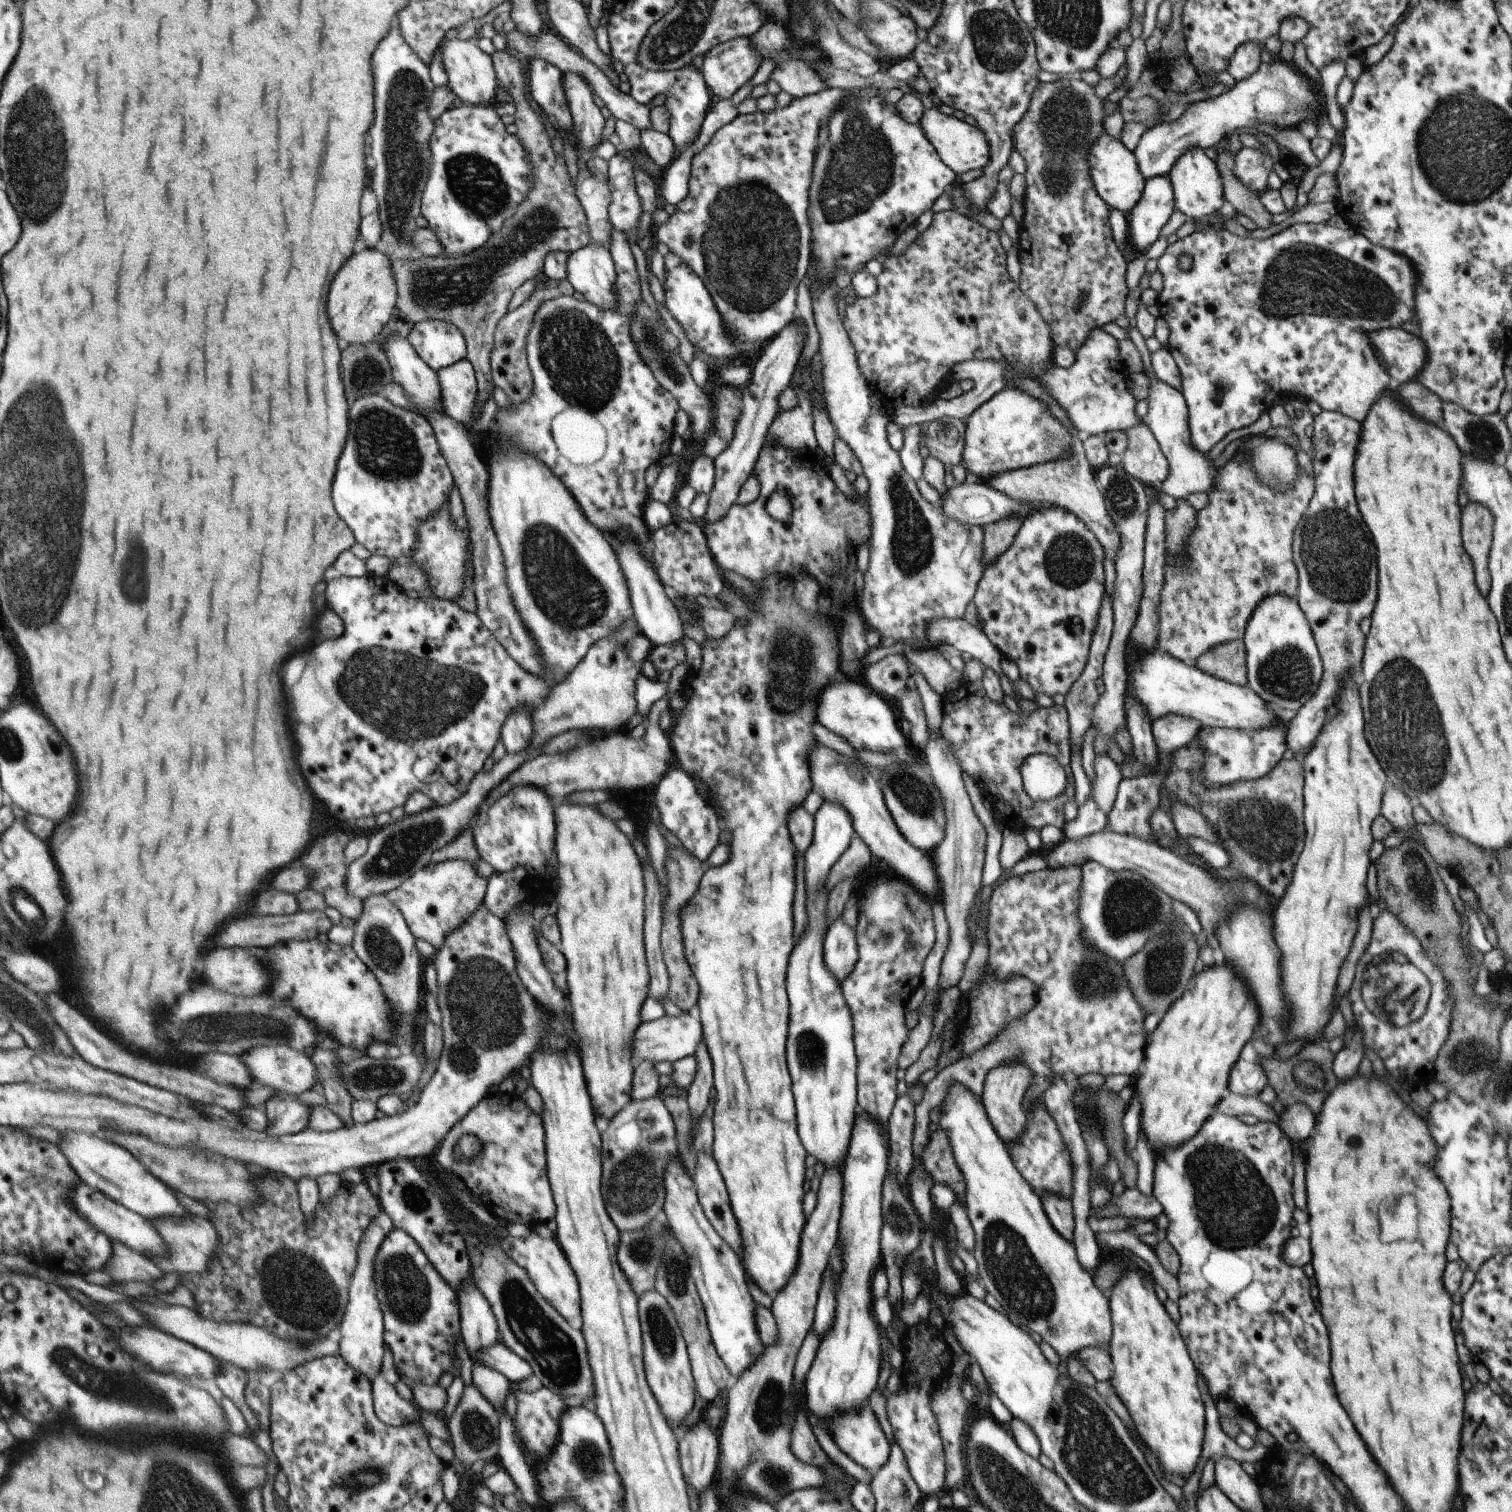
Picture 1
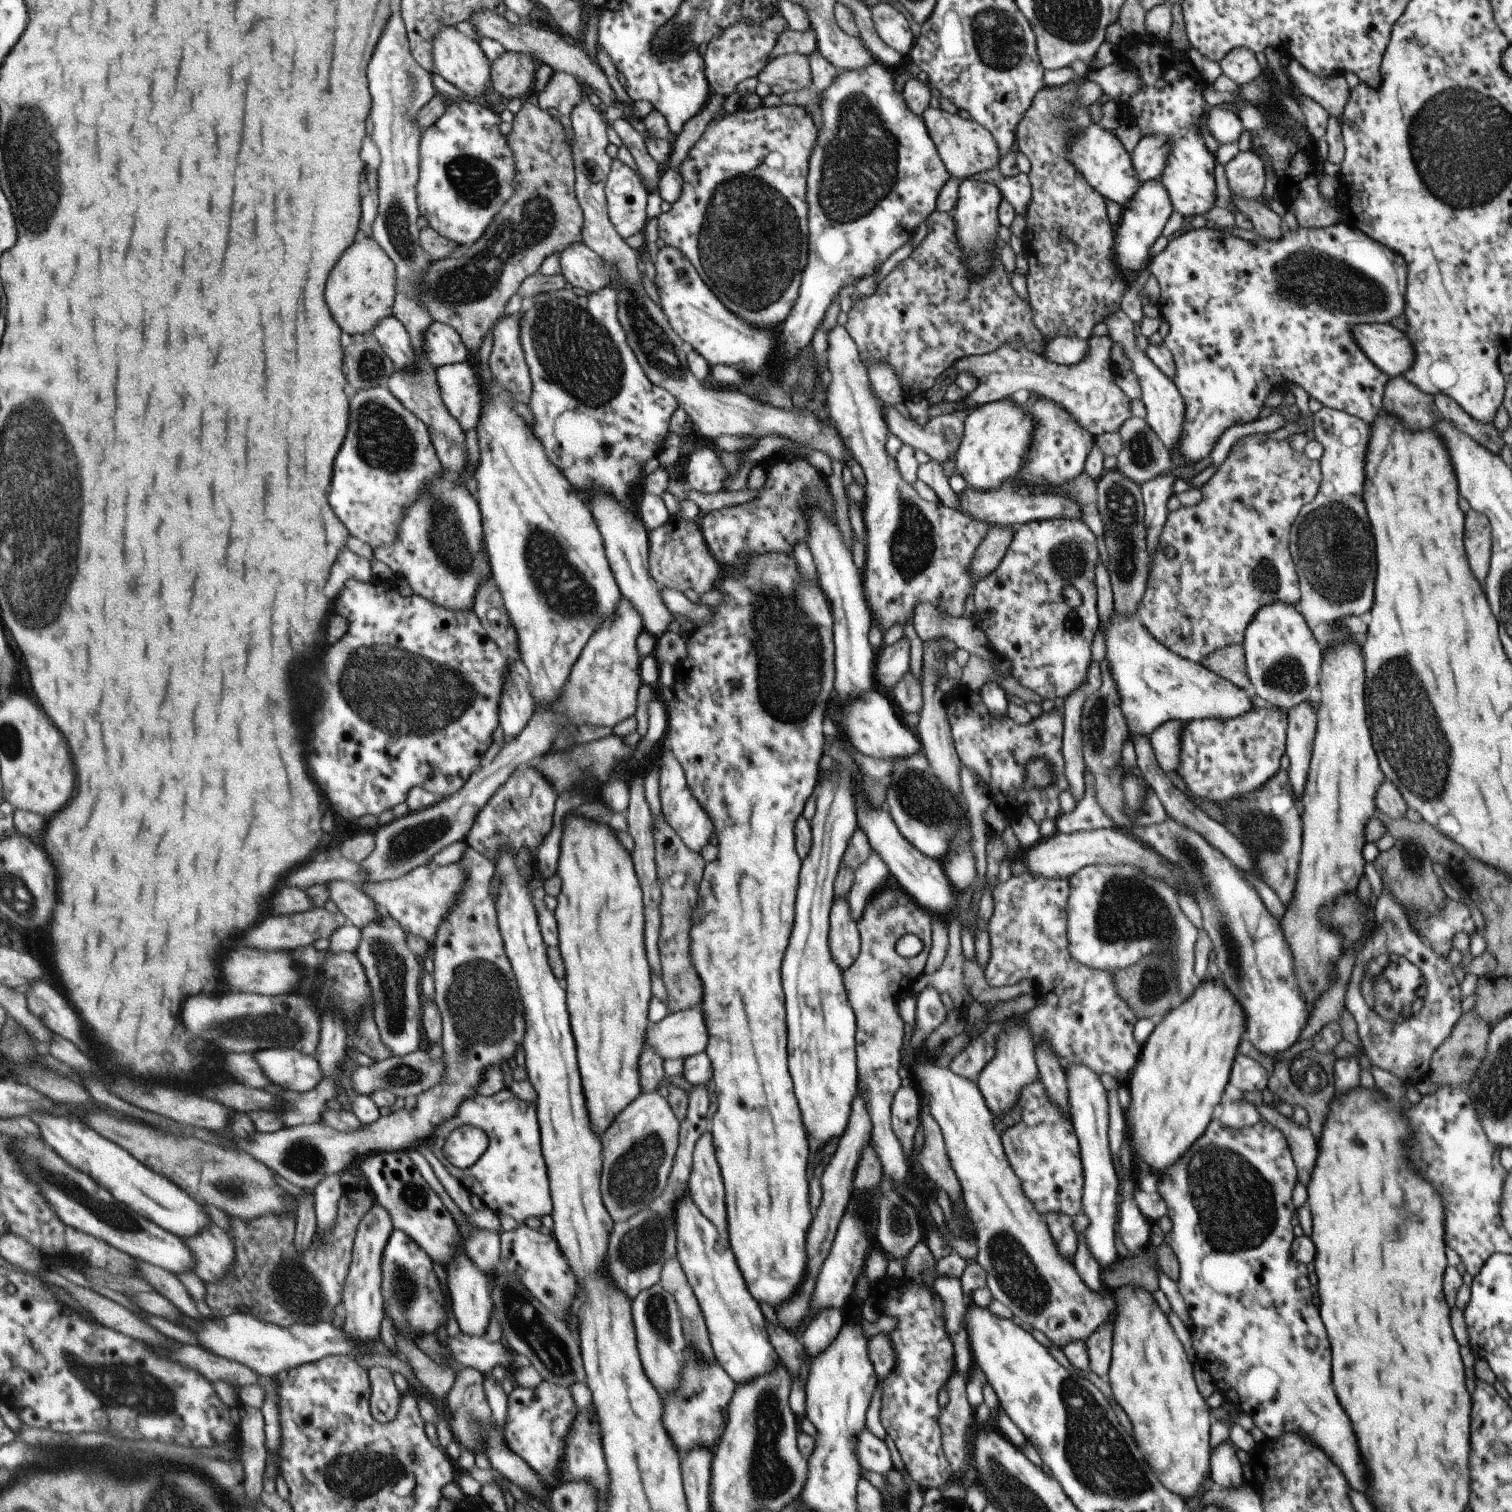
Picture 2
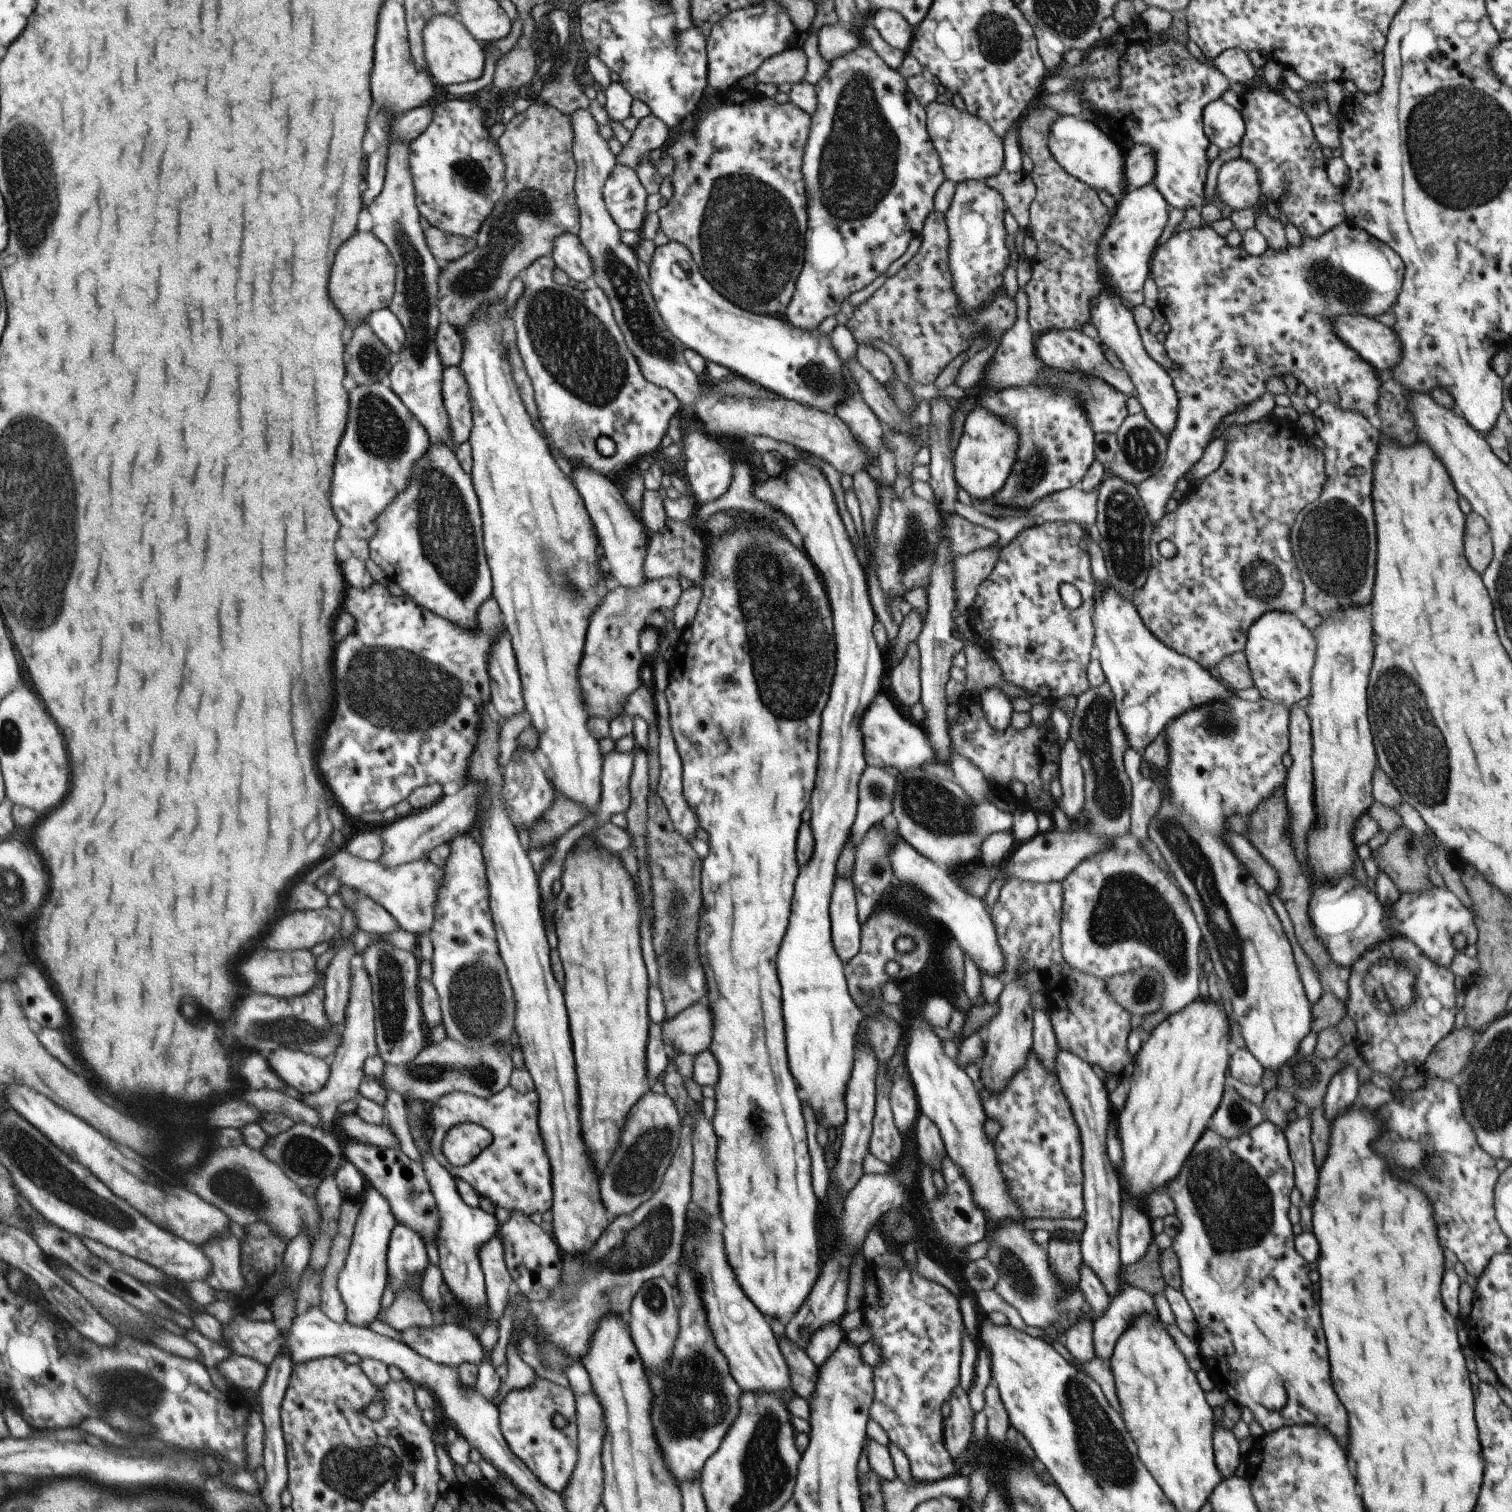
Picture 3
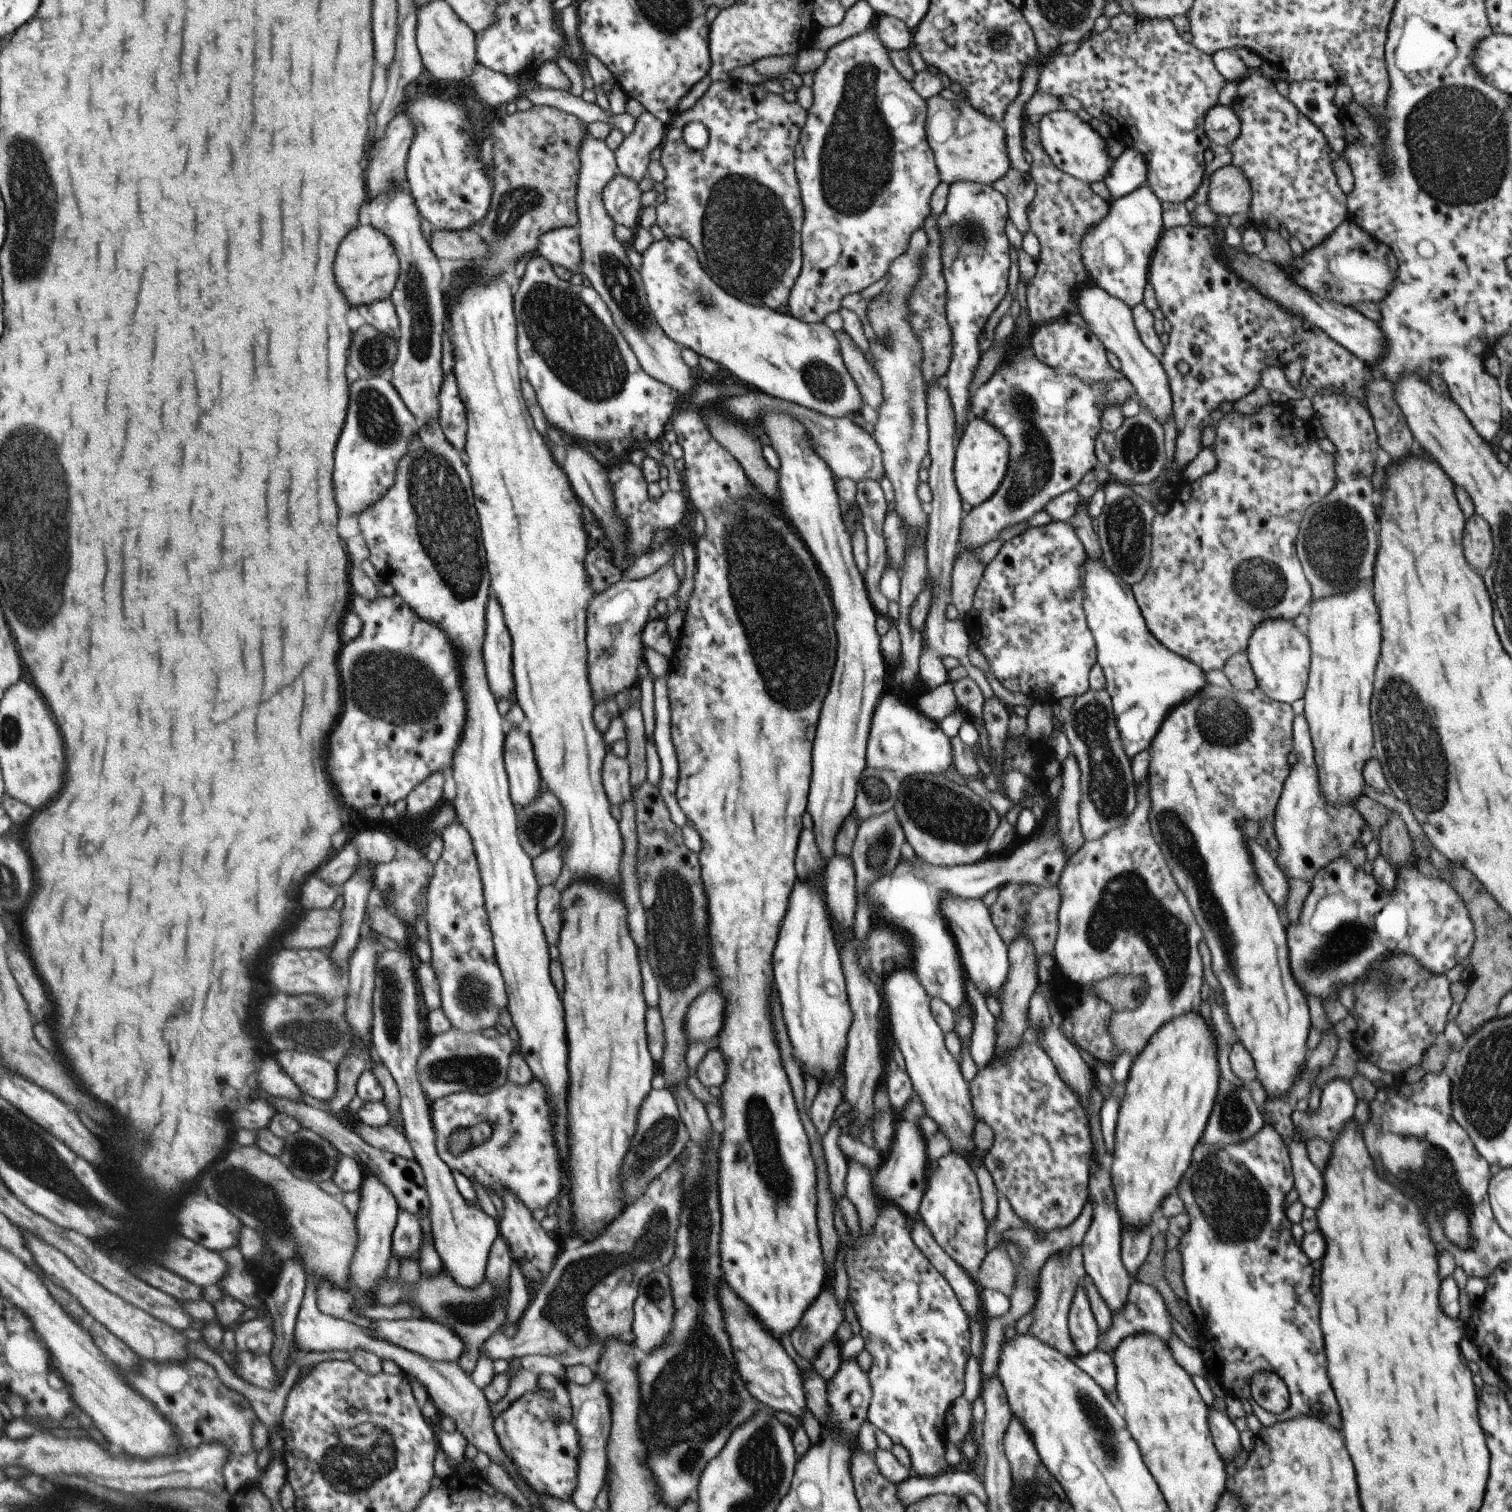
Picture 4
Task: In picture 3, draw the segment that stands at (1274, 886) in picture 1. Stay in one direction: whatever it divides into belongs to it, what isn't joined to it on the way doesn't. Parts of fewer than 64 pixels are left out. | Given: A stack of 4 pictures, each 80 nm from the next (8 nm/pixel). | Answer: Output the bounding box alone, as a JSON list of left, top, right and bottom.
[1243,785,1347,1001]

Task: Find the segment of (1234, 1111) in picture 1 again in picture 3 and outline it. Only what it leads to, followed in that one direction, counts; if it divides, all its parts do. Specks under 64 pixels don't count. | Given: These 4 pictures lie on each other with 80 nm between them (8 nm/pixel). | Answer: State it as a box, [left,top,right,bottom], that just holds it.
[1282,1114,1317,1204]

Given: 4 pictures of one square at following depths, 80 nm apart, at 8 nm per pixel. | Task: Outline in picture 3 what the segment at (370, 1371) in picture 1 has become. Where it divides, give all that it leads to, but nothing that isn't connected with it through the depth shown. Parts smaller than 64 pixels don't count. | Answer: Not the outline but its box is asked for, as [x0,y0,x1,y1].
[338,1187,398,1328]

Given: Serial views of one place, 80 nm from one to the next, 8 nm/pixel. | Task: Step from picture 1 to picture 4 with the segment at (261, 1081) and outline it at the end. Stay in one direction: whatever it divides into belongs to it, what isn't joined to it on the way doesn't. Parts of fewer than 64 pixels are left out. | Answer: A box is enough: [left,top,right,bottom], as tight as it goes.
[277,1049,338,1102]

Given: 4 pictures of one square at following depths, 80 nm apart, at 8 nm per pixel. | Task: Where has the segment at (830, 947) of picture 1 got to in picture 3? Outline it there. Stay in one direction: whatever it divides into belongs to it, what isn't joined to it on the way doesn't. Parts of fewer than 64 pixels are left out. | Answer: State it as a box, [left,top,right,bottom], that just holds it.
[828,878,860,964]

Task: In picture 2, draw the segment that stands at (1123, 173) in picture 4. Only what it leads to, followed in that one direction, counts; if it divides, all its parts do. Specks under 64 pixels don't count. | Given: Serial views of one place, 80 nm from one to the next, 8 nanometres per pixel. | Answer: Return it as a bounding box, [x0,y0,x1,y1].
[1130,135,1170,184]

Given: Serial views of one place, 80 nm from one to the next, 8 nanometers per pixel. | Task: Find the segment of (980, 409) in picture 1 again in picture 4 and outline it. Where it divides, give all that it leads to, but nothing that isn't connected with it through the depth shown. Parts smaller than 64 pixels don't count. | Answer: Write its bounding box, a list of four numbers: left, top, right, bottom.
[952,416,1008,507]

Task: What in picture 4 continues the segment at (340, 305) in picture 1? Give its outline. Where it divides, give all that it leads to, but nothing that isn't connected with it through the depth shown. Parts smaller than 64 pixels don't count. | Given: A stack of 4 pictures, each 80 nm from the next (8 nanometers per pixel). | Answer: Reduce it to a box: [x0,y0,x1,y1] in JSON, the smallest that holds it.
[335,226,402,306]

